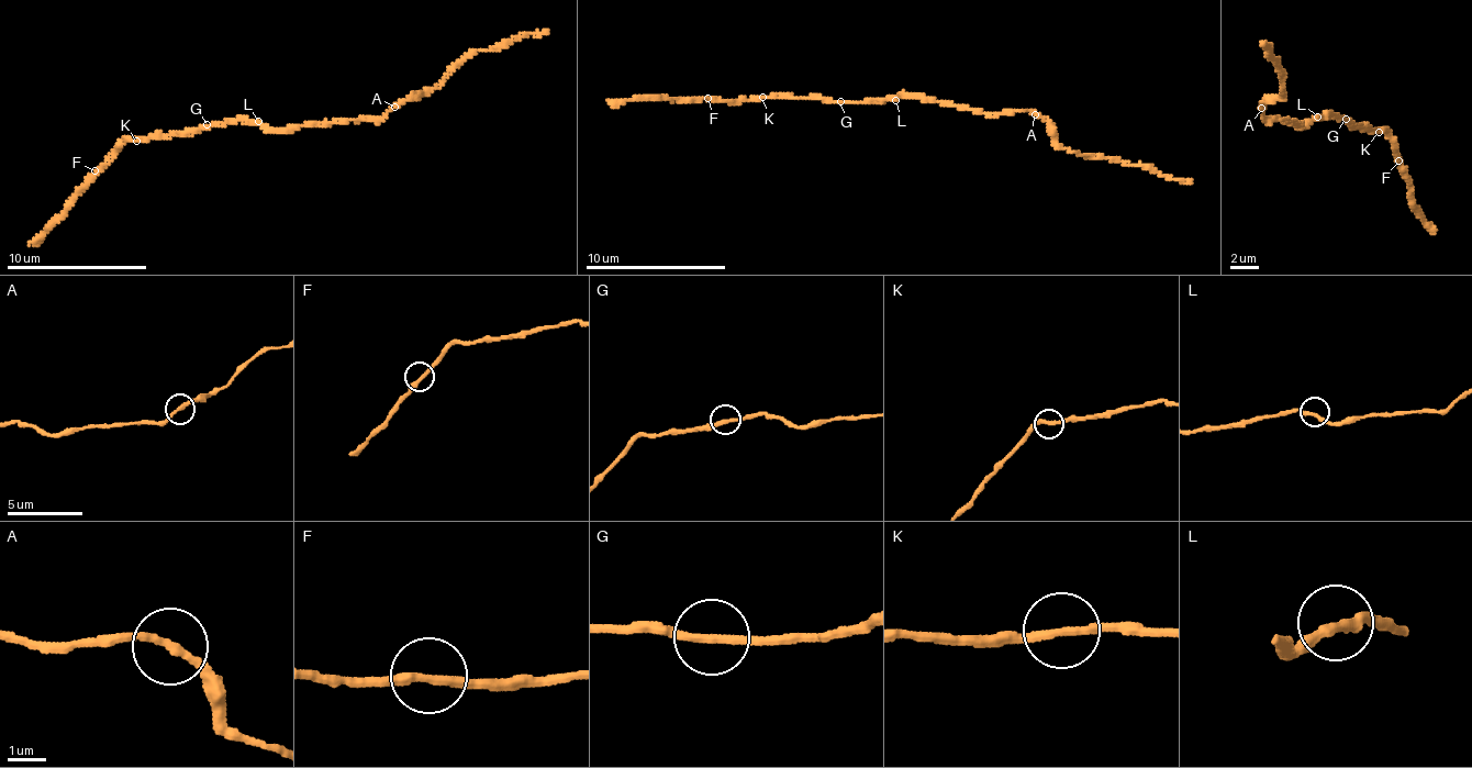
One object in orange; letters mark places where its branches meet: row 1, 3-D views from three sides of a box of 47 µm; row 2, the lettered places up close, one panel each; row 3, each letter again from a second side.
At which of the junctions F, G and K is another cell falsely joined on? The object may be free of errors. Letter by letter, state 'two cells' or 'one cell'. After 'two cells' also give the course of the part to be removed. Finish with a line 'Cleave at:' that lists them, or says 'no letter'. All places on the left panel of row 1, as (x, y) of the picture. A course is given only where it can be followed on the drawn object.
F: one cell
G: one cell
K: one cell
Cleave at: no letter

